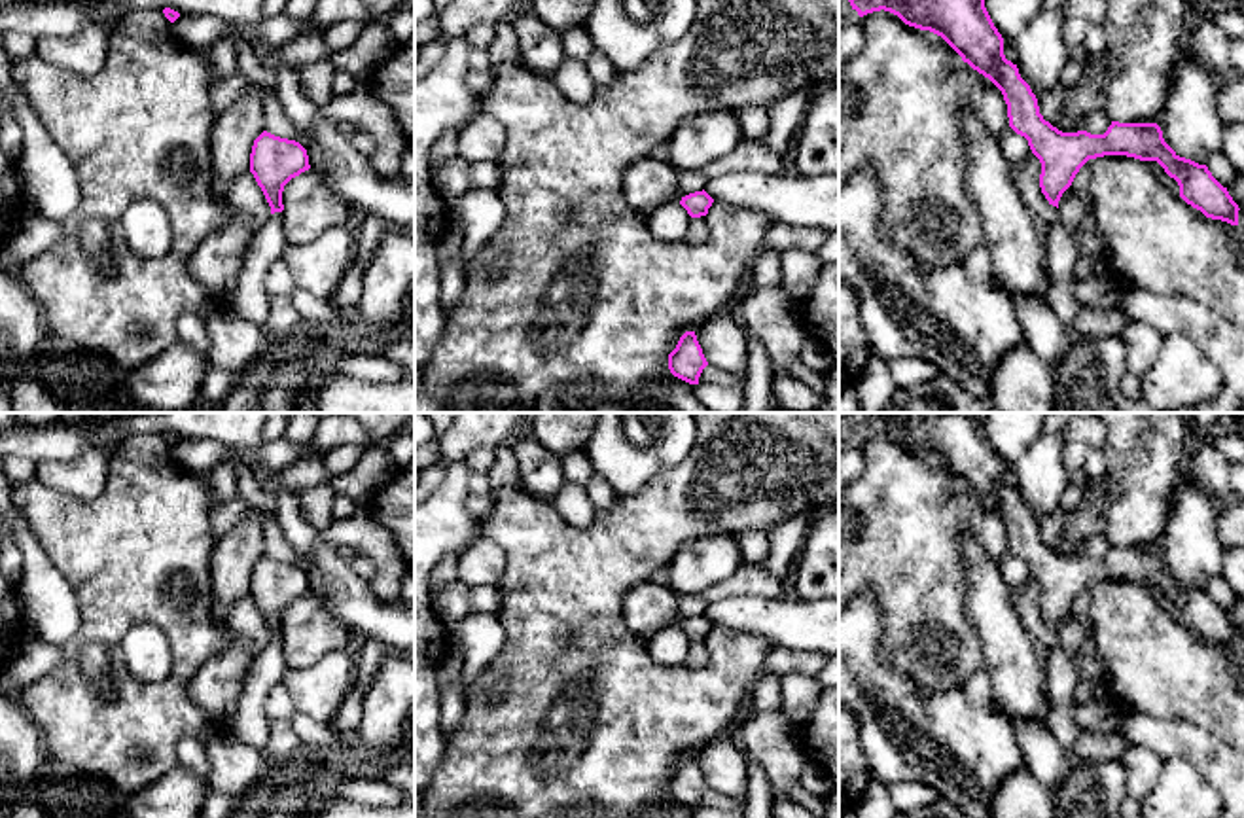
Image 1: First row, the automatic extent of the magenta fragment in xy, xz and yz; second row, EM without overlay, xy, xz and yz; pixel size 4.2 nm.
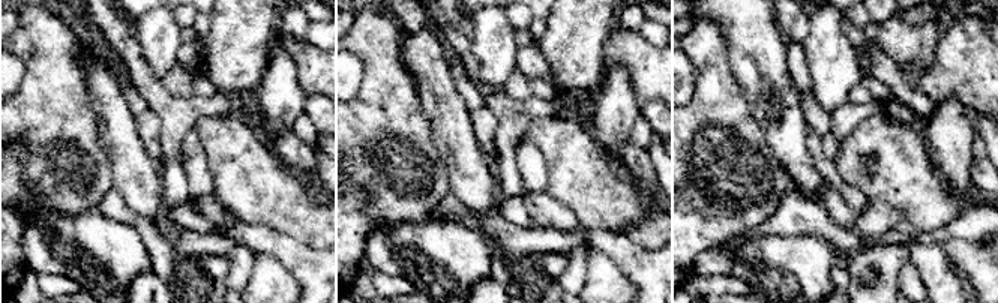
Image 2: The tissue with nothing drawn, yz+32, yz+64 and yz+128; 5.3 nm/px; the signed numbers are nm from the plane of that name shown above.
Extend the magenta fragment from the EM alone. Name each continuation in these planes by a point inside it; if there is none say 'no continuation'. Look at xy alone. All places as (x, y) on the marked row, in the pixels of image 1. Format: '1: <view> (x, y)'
no continuation

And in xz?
no continuation

